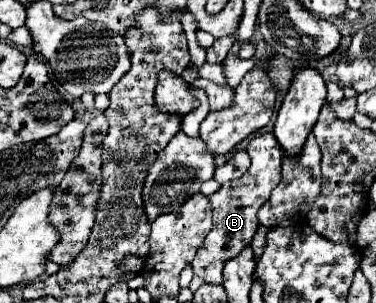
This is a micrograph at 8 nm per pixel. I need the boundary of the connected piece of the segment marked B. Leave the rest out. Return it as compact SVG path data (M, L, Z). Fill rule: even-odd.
M262 133L256 135L250 145L248 145L248 155L252 157L252 165L246 171L244 177L222 184L216 193L210 196L212 206L213 222L212 231L208 233L208 239L202 243L198 249L192 269L198 277L202 277L206 283L222 283L222 269L228 259L238 255L242 247L246 247L256 229L258 229L258 219L256 213L262 207L262 201L266 201L272 193L274 187L280 183L280 161L282 161L282 149L274 137L274 133Z

